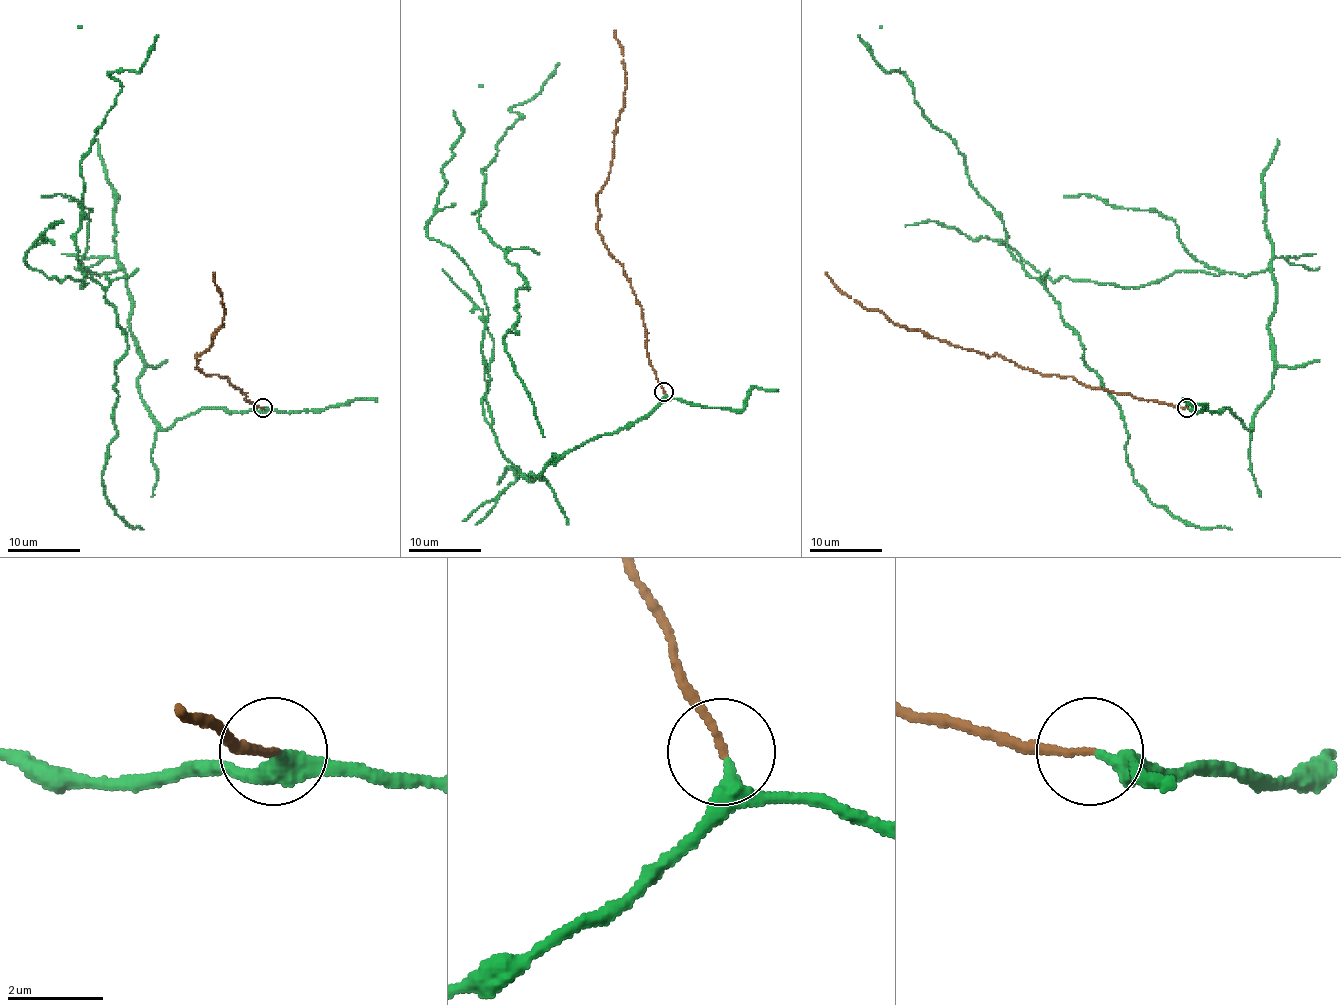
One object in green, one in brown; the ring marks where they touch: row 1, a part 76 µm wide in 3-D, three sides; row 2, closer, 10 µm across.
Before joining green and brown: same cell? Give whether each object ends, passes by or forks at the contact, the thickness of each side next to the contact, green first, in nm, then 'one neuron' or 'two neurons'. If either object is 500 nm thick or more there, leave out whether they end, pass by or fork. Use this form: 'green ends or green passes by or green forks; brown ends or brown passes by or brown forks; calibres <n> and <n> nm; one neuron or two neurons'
green passes by; brown ends; calibres 280 and 140 nm; one neuron

